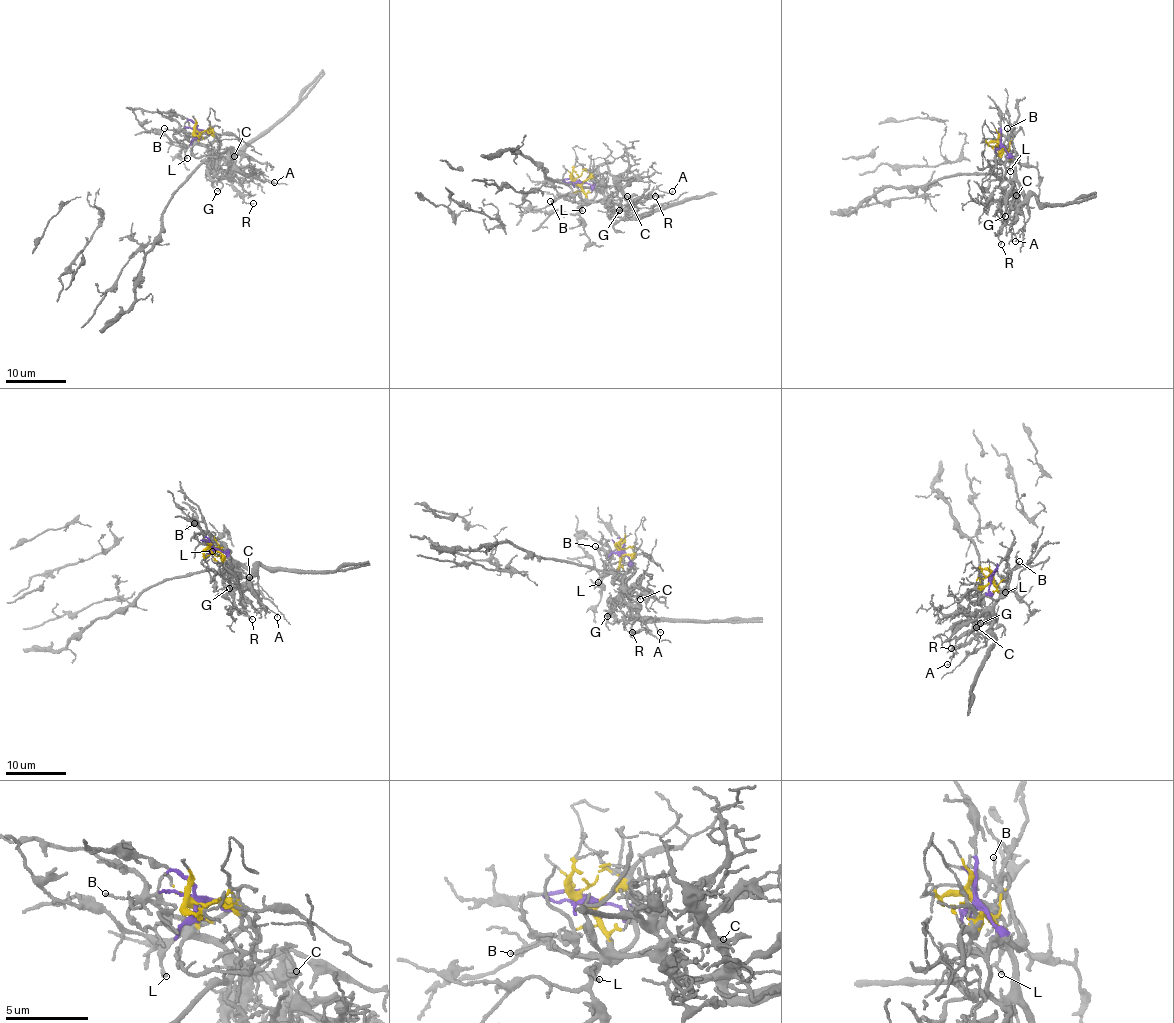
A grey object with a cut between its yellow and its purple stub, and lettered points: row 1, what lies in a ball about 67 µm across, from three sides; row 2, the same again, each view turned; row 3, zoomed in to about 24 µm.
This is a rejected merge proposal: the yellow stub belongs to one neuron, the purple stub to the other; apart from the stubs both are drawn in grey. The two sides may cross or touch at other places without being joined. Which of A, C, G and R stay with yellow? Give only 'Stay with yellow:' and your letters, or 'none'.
Stay with yellow: A, C, G, R

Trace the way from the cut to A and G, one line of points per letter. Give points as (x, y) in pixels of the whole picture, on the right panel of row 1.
A: (1001, 144), (1013, 164), (1025, 197), (1016, 221), (1011, 224), (1015, 241)
G: (1001, 144), (1013, 164), (1021, 190), (1001, 199), (1005, 216)

